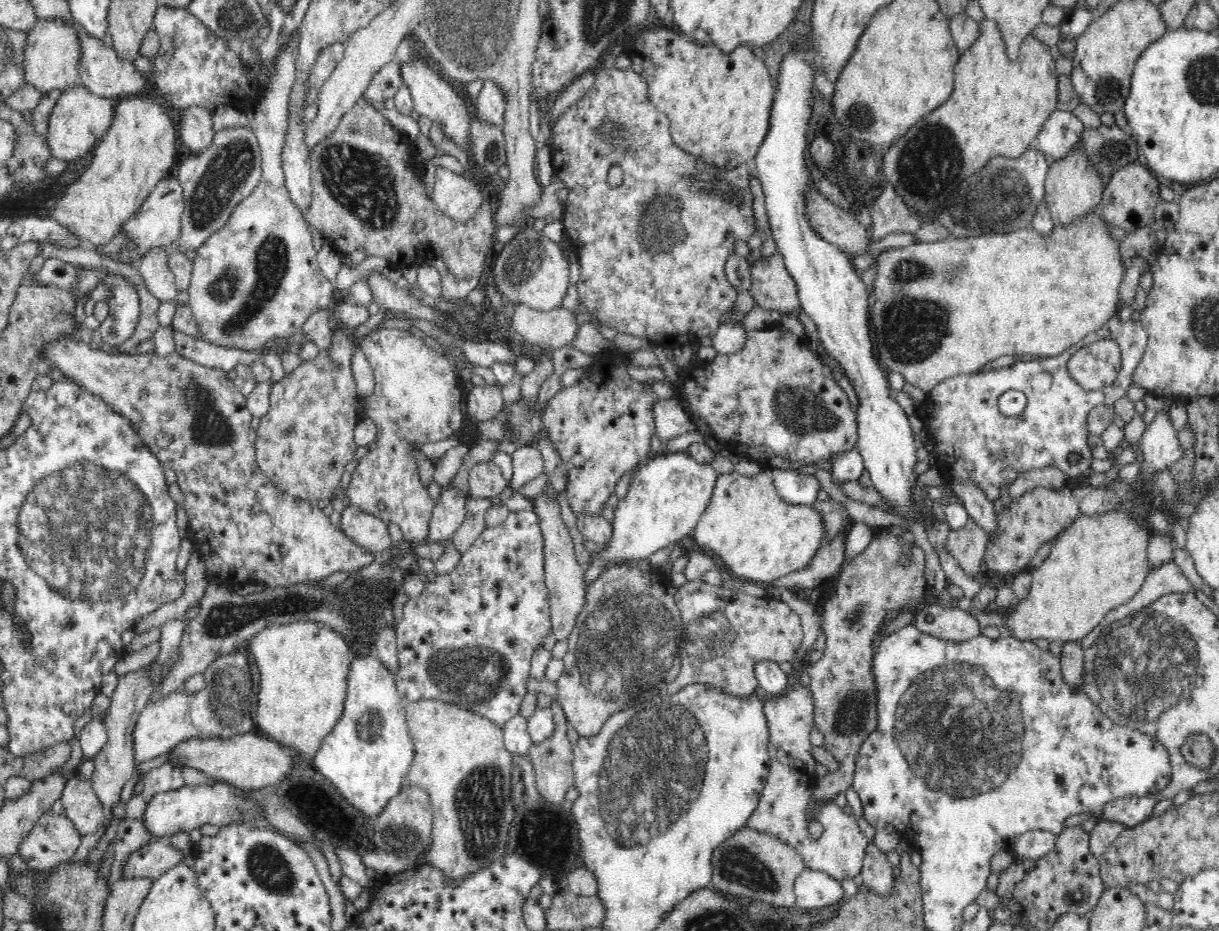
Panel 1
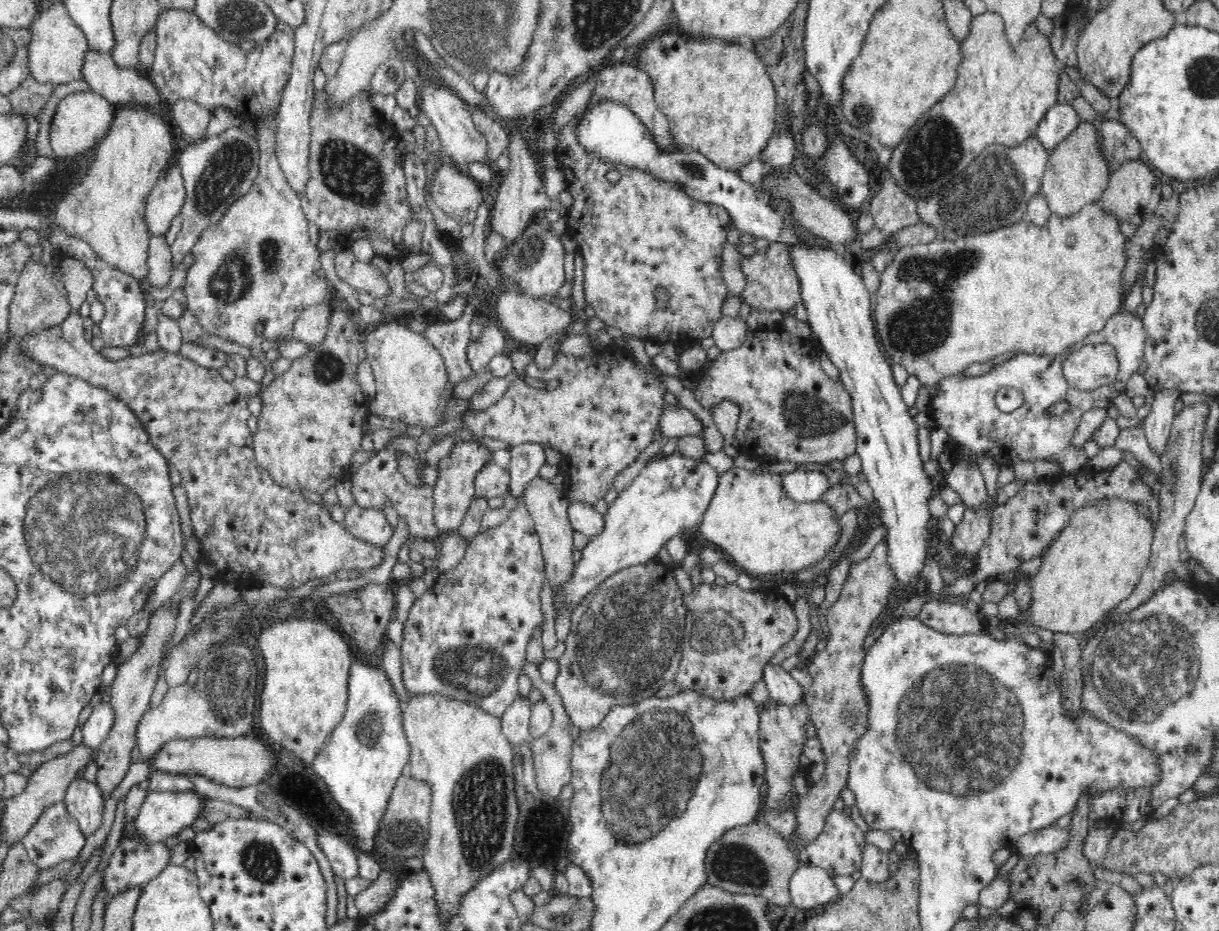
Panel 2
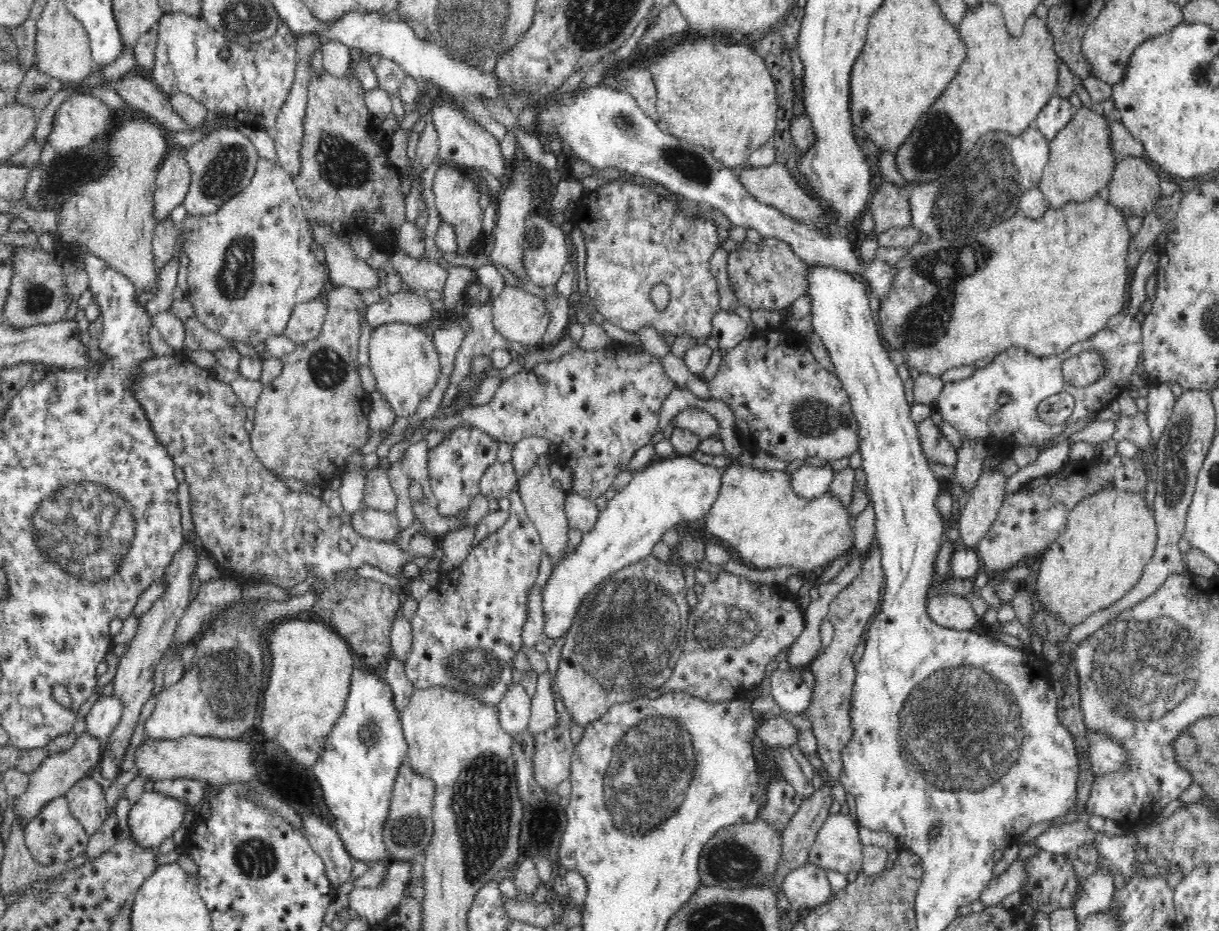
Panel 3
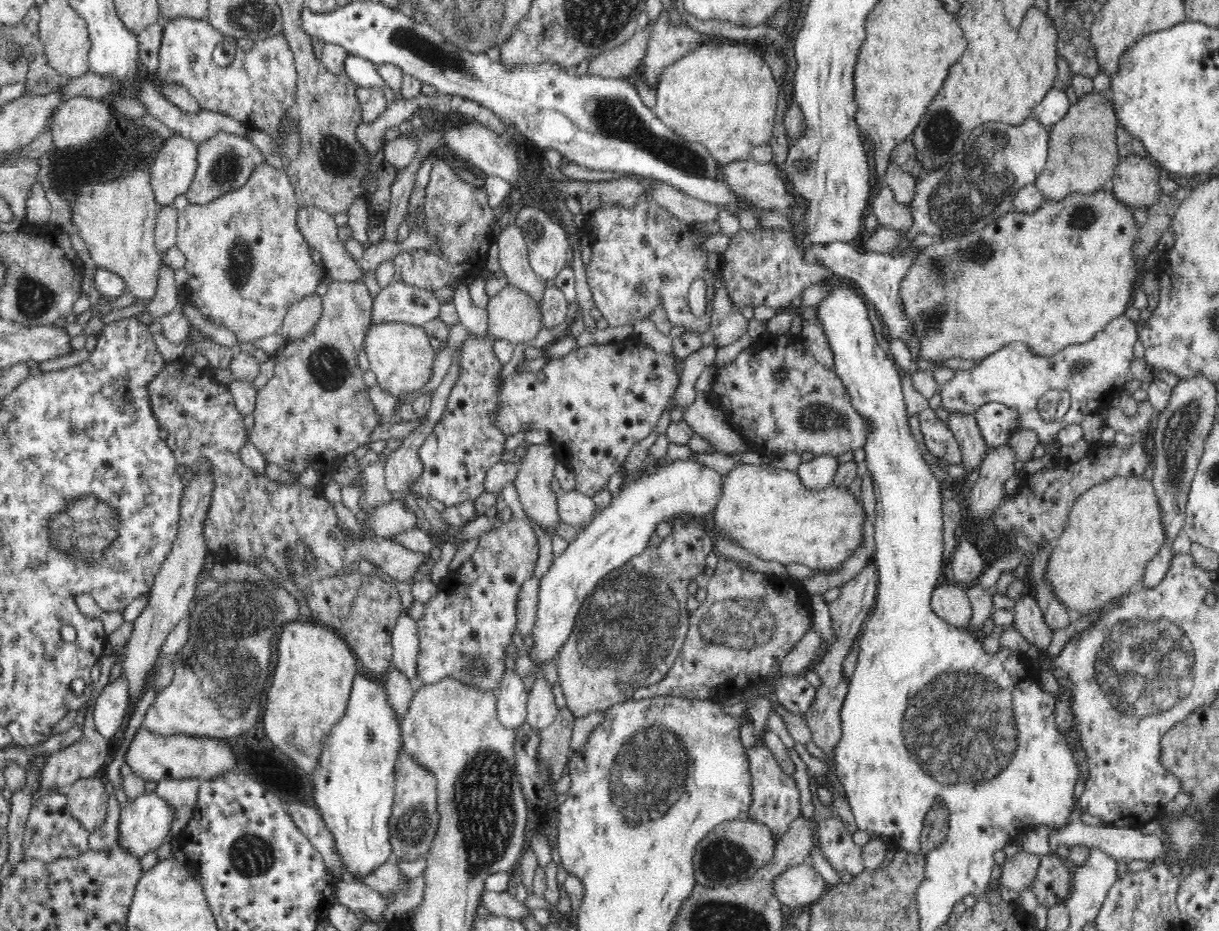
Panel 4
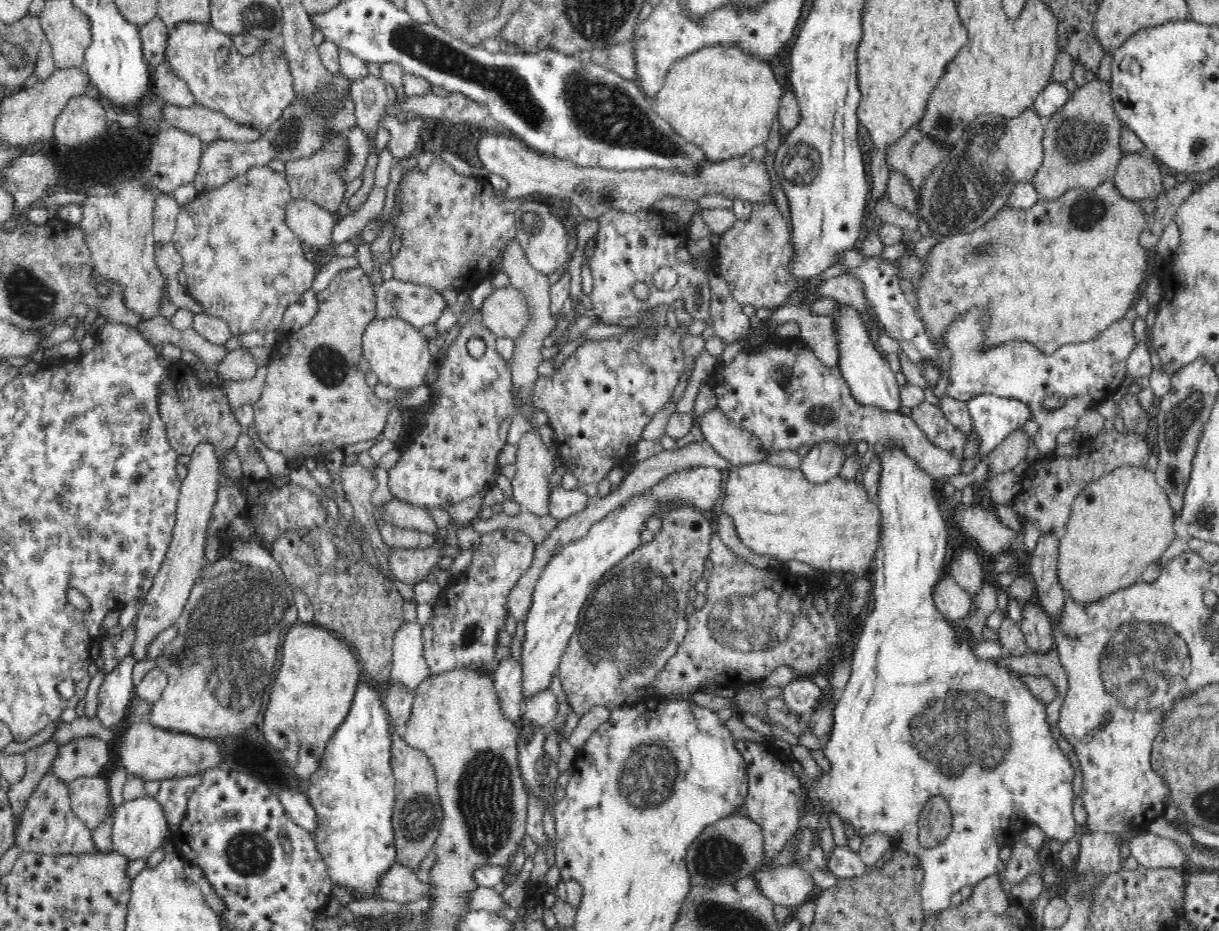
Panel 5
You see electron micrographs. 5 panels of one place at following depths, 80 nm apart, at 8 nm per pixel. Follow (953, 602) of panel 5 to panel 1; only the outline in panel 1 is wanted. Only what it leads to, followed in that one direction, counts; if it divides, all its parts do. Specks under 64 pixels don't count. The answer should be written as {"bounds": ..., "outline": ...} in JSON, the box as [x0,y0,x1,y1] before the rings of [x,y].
{"bounds":[914,604,980,640],"outline":[[[926,604],[915,614],[914,623],[918,629],[924,633],[931,633],[932,636],[942,637],[947,640],[968,640],[969,638],[980,636],[980,624],[975,613],[969,609],[959,609],[958,607],[946,607],[940,604]]]}

